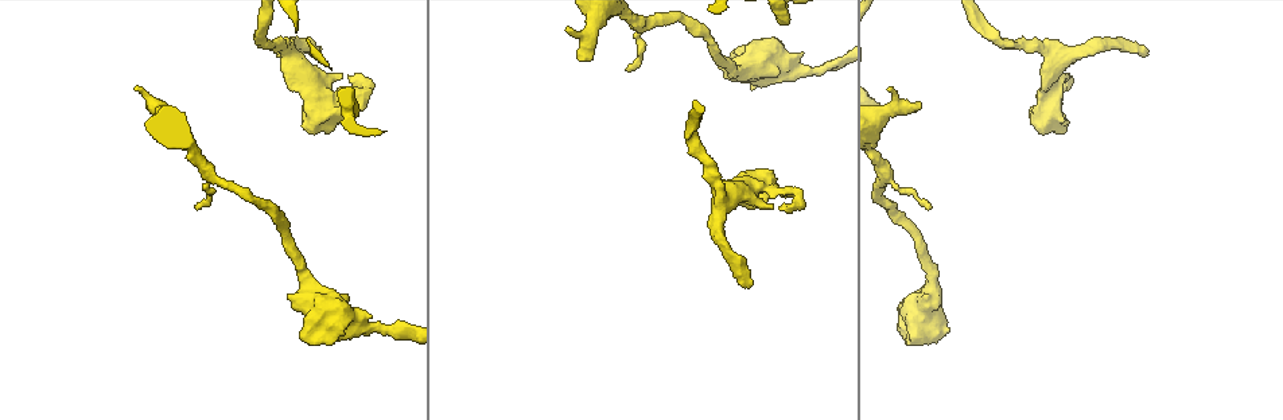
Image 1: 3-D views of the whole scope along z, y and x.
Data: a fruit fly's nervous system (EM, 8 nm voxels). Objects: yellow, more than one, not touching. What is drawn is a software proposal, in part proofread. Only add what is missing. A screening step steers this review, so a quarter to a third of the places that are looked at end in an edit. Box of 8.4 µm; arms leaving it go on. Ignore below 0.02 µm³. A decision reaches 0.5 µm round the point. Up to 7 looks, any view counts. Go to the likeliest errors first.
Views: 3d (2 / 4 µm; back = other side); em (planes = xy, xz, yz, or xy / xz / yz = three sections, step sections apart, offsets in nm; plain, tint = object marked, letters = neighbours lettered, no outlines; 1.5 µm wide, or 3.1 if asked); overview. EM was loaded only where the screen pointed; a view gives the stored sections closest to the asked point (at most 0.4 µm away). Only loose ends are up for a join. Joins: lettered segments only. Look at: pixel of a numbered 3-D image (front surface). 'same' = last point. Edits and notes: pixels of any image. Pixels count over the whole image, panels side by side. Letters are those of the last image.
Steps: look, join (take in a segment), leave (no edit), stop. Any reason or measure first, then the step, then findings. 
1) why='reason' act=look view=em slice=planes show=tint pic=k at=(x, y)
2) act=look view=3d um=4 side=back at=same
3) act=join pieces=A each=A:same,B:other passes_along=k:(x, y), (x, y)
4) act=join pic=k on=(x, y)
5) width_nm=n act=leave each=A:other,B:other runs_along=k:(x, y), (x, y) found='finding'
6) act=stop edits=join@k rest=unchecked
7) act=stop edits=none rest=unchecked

why='branch stops here' act=look view=em slice=planes show=letters pic=1 at=(1144, 49)

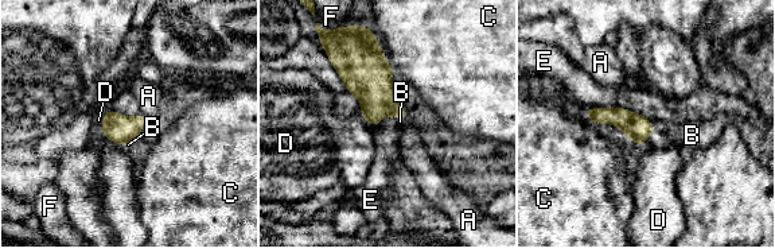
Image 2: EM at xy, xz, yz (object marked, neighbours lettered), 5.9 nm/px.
longest_contact=E:400nm act=join pieces=B each=A:other,B:same,C:other,D:other,E:other,F:other passes_along=2:(638, 128), (651, 134), (692, 135) found='the neuron continues'

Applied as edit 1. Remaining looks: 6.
why='an open end' act=look view=em slice=xz step=8 show=letters pic=1 at=(921, 106)

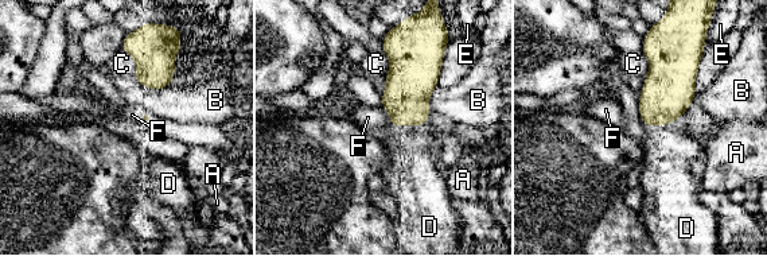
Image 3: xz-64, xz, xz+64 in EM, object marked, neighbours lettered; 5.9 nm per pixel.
longest_contact=B:180nm act=join pieces=D each=A:other,B:other,C:other,D:same,E:other,F:other found='the neuron continues'

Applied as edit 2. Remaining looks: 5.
act=look view=overview

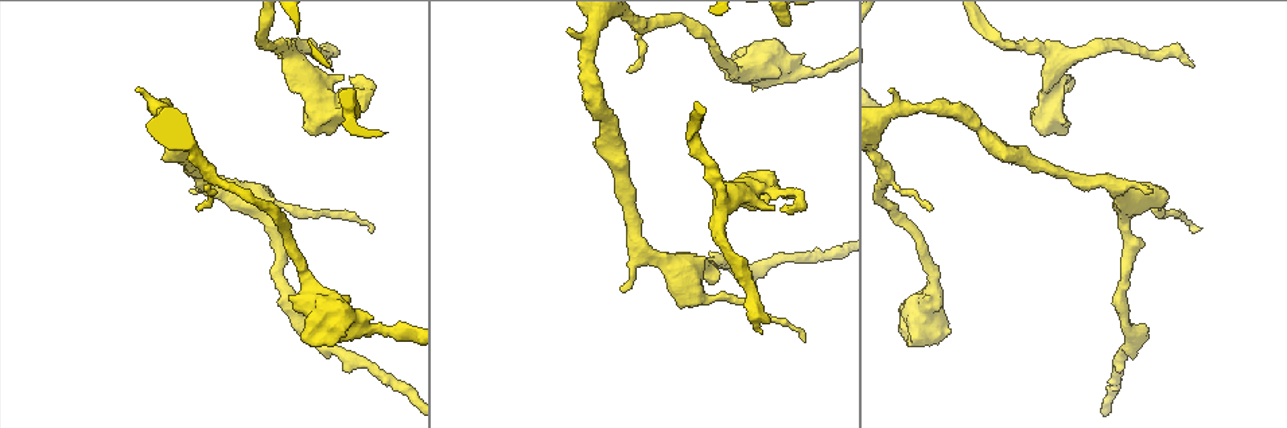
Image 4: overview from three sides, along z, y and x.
why='thin end' act=look view=3d um=4 pic=4 at=(196, 208)

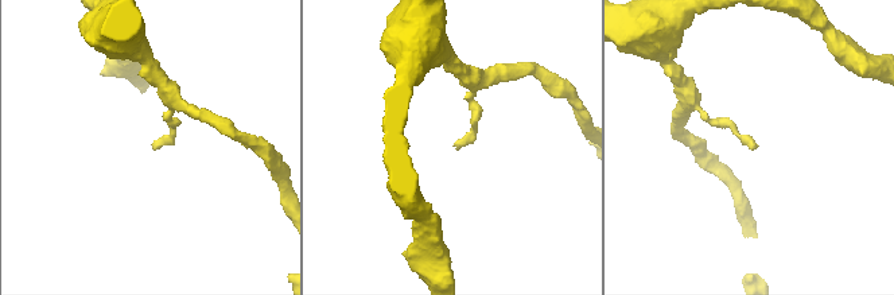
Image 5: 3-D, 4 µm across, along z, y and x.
why='now the EM' act=look view=em slice=xz step=8 show=letters pic=5 at=(154, 149)

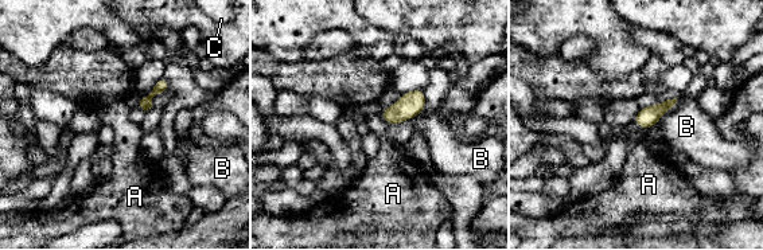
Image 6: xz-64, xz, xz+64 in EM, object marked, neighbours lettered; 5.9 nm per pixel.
why='another direction' act=look view=em slice=planes show=letters at=same

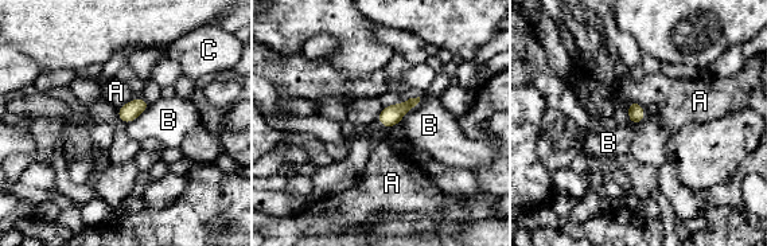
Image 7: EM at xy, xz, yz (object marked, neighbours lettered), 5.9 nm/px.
act=leave each=A:other,B:other,C:other border=7:(420, 97), (397, 124) found='none of them fits'

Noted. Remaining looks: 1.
act=stop edits=join@2,join@3 rest=unchecked

